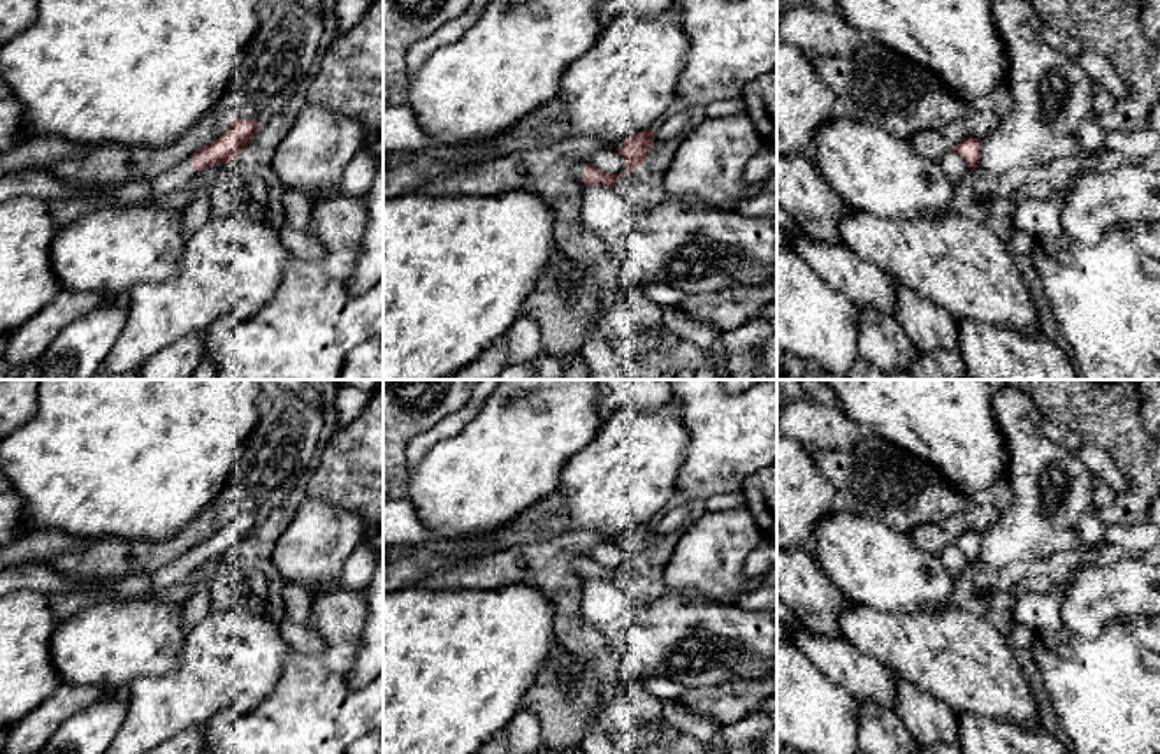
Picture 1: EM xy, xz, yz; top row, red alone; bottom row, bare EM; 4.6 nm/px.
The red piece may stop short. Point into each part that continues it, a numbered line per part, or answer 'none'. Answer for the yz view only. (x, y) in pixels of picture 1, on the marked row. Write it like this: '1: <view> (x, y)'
1: yz (934, 144)

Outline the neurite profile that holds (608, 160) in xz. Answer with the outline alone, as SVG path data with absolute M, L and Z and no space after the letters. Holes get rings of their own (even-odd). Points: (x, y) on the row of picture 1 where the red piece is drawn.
M603 149L596 153L589 163L606 174L622 174L627 167L622 155L615 149Z

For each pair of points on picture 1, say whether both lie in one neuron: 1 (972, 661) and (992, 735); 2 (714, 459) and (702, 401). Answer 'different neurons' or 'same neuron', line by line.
1: different neurons
2: same neuron

